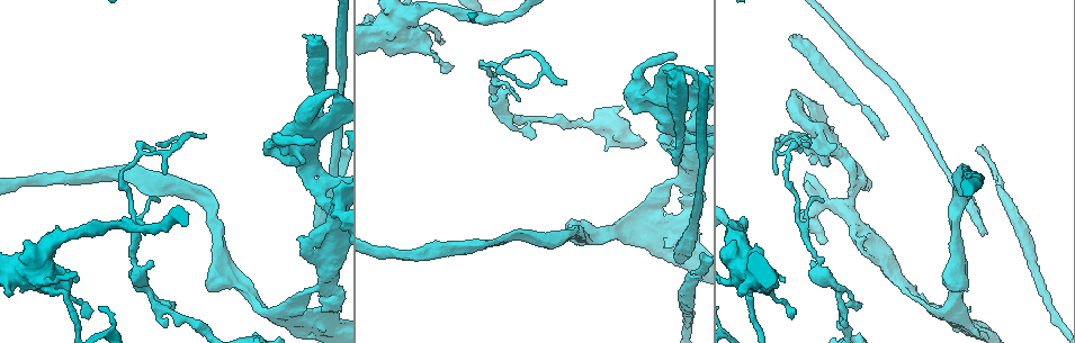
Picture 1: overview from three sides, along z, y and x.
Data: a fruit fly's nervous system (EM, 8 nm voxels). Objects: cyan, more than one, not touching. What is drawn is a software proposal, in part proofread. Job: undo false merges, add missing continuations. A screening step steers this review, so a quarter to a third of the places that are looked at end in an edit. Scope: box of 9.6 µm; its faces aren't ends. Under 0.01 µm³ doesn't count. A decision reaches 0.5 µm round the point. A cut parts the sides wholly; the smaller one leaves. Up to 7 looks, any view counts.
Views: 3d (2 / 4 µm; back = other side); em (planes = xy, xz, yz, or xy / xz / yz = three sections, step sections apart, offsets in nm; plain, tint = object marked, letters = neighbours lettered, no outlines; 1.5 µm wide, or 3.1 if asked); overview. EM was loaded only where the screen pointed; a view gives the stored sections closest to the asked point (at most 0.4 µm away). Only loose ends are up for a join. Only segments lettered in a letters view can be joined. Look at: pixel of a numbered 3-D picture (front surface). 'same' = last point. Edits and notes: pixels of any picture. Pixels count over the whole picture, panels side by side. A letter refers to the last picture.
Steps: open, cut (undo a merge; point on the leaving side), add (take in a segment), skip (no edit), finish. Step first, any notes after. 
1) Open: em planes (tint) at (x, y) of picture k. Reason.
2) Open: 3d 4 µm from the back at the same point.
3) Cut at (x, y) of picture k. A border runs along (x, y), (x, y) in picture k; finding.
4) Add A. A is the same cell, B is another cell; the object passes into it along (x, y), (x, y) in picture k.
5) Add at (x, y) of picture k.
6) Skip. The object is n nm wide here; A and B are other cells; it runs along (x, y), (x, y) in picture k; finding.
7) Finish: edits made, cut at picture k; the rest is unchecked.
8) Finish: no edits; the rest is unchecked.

Open: 3d 2 µm at (647, 243) of picture 1. Abrupt turn.

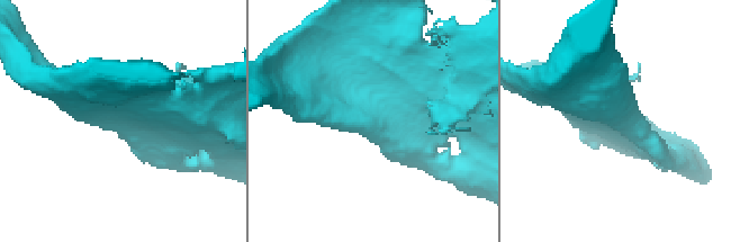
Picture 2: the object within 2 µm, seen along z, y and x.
Open: em planes (letters) at (377, 110) of picture 2. 4 arms meet here.

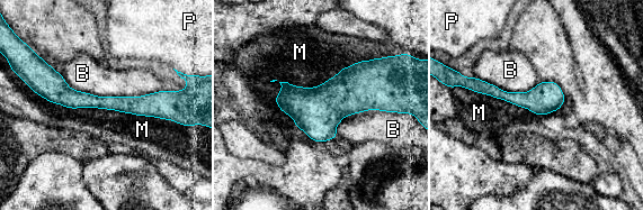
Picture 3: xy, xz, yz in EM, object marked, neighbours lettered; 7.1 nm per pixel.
Skip. The object is 110 nm wide here; B, M and P are other cells; one neuron here.

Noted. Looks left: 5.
Open: 3d 2 µm at (1004, 194) of picture 1. Calibre changes.

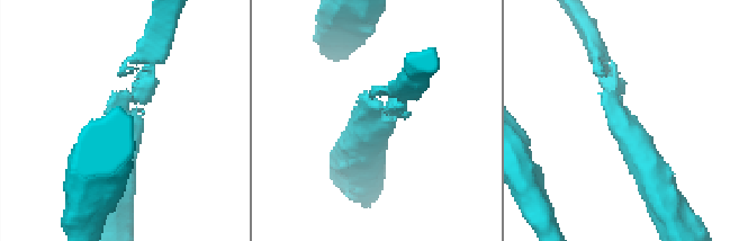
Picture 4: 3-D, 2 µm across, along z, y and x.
Open: em xz step 8 (tint) at (624, 124) of picture 4. The arms are 180, 320 nm wide; shape alone is not enough.

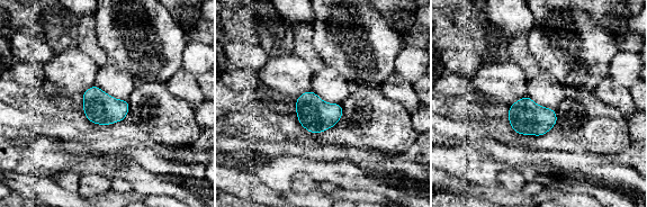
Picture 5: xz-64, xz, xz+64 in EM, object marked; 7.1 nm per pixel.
Open: em planes (letters) at the same point.

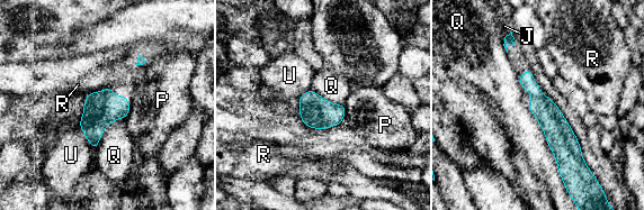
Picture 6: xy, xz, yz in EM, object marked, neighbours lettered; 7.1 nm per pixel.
Skip. J, P, Q, R and U are other cells; it runs along (528, 72), (563, 143), (563, 170) in picture 6; continuous, no second neuron.

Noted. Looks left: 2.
Open: 3d 4 µm at (678, 160) of picture 1. An open end.

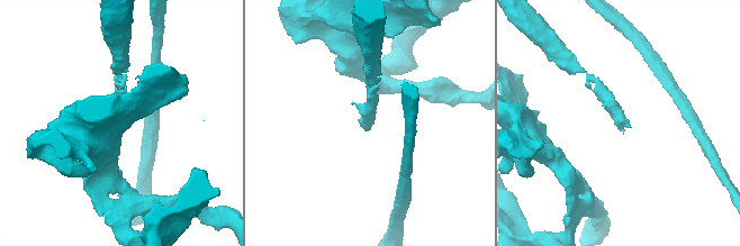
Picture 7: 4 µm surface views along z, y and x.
Open: em planes (letters) at (371, 120) of picture 7.

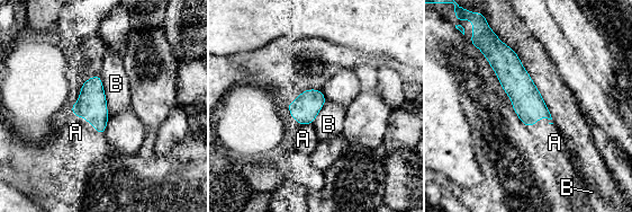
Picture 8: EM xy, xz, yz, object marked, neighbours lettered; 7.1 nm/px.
Skip. The object is 200 nm wide here; A and B are other cells; a border runs along (99, 76), (109, 115) in picture 8; none of them fits.

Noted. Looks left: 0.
Finish: no edits; the rest is unchecked.

